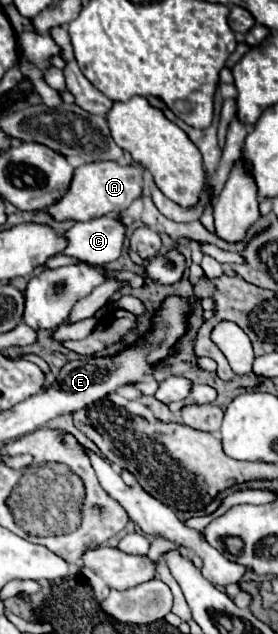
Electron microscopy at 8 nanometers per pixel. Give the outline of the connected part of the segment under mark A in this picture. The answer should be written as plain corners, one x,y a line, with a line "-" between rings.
118,162
82,164
74,170
74,178
68,192
58,202
48,206
48,214
58,222
64,220
86,222
106,216
110,212
122,214
142,194
142,186
144,186
144,168
140,164
130,166
120,166

